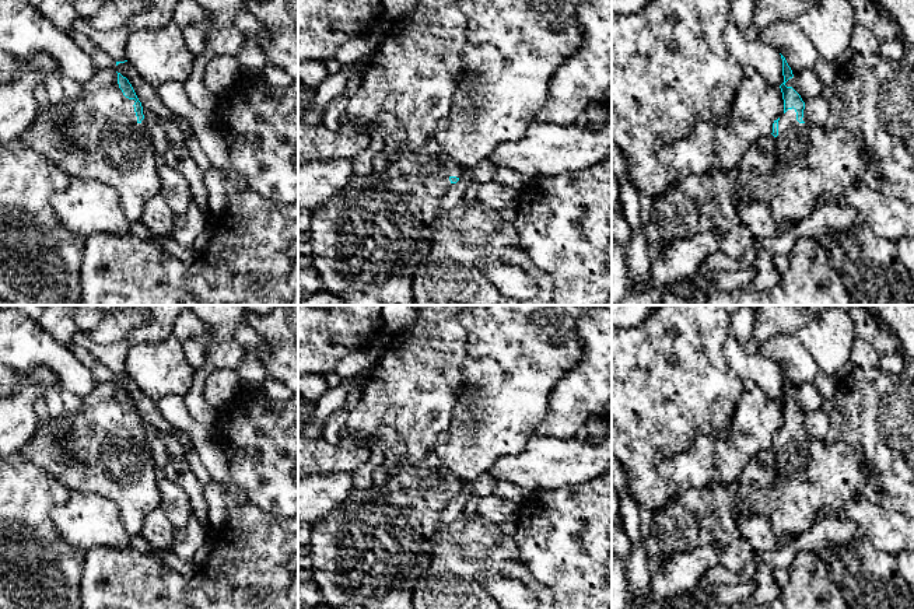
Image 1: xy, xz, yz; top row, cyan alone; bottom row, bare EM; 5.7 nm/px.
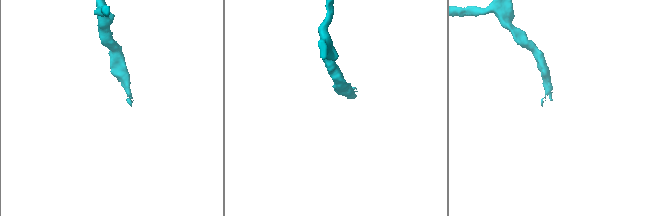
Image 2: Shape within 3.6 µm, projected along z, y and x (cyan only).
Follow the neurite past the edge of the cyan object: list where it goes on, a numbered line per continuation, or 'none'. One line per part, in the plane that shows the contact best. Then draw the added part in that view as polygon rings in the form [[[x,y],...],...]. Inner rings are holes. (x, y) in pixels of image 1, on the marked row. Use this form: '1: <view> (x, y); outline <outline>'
1: xy (95, 135); outline [[[115,69],[97,71],[81,92],[63,108],[39,108],[21,141],[45,155],[69,175],[111,185],[120,199],[127,221],[140,221],[146,202],[160,193],[158,155],[146,120],[137,122],[134,99],[123,95]]]

